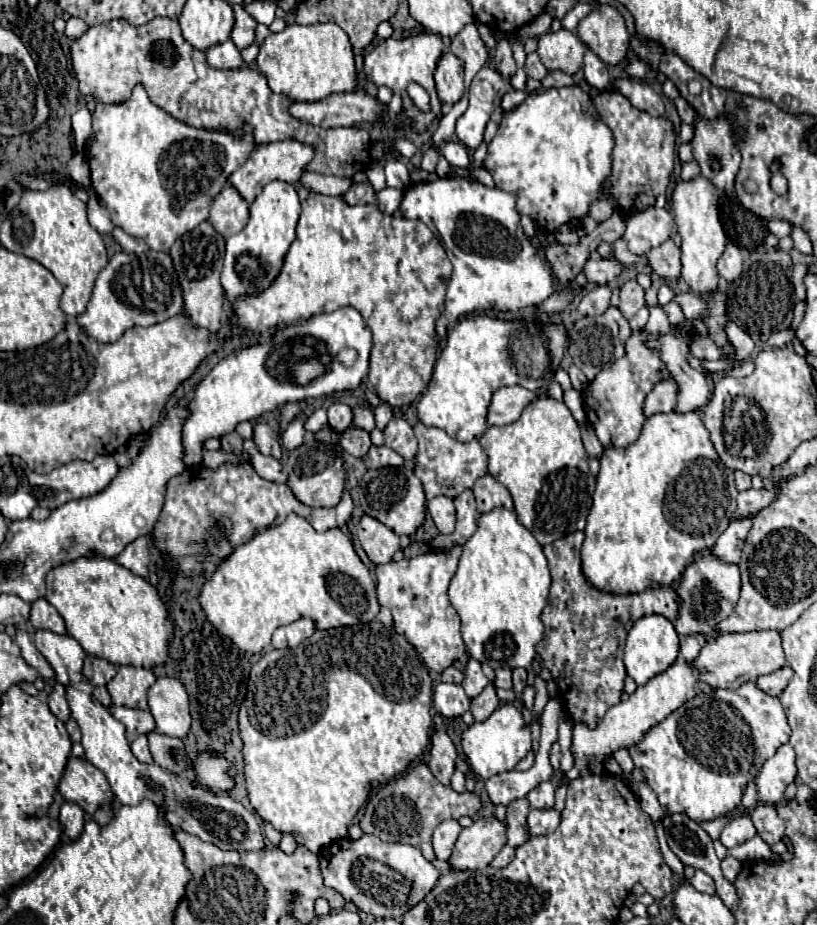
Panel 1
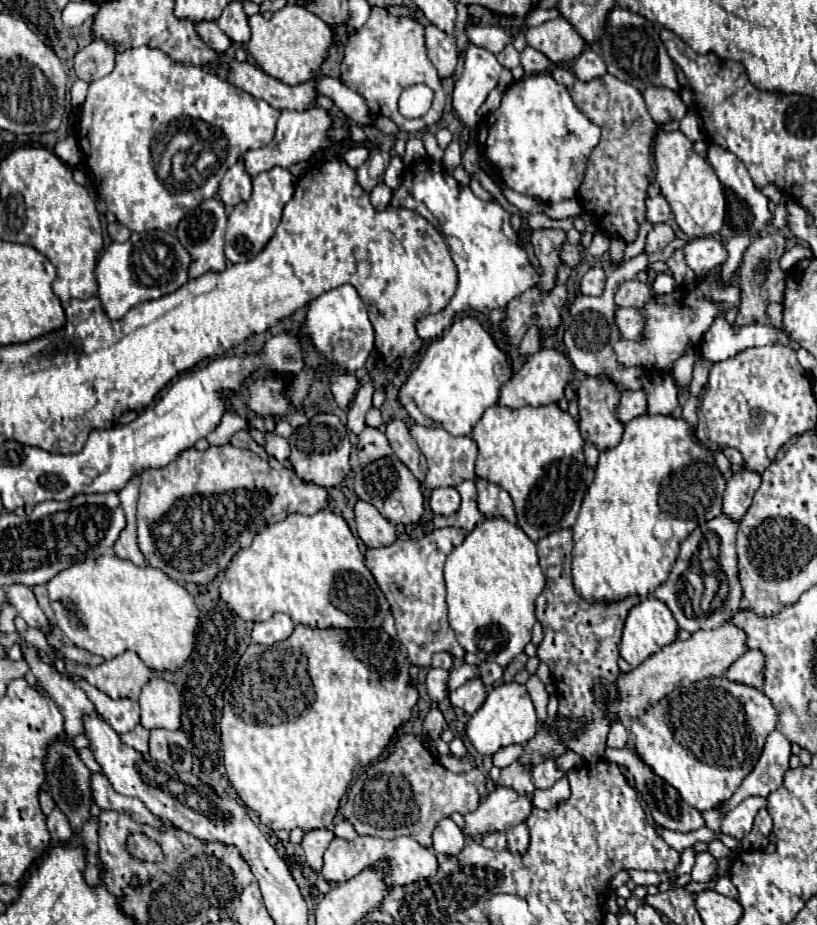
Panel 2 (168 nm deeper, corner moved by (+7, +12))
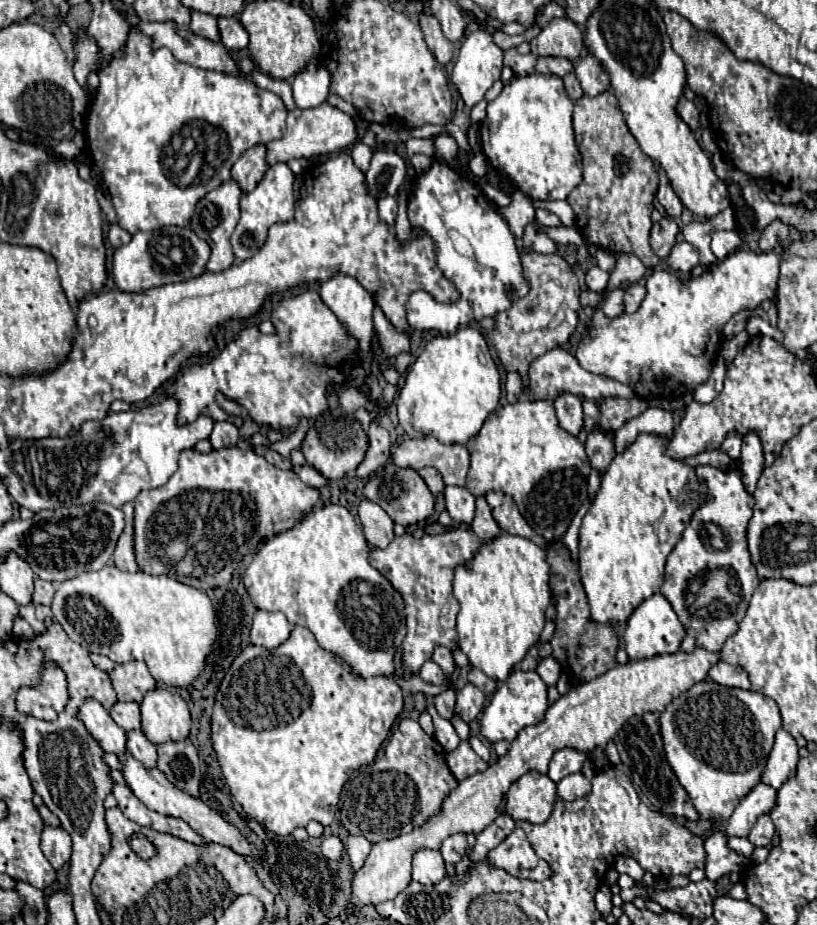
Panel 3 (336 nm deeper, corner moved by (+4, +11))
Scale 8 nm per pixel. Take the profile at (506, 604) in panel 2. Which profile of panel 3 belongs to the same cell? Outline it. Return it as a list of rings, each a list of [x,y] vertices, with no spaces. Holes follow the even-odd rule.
[[[499,532],[499,536],[495,536],[493,540],[481,544],[481,548],[473,554],[469,562],[455,568],[453,596],[461,604],[461,610],[457,614],[459,648],[467,654],[471,666],[481,668],[497,682],[505,682],[513,666],[519,664],[527,650],[539,640],[539,634],[545,626],[545,608],[551,602],[549,566],[545,562],[545,550],[527,538]]]

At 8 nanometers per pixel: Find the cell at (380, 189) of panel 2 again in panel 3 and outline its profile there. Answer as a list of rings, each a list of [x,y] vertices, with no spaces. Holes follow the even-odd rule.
[[[393,196],[379,198],[377,200],[377,206],[379,206],[381,220],[385,220],[385,224],[393,224],[395,222],[395,216],[397,216],[397,202],[395,202],[395,198]]]

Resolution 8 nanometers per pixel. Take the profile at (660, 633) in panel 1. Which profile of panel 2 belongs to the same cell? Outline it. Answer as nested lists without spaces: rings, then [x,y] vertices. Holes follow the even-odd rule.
[[[648,597],[634,605],[628,613],[624,631],[622,631],[622,643],[620,643],[620,655],[632,665],[638,667],[644,659],[654,655],[658,649],[670,645],[678,637],[678,623],[674,621],[670,609],[656,597]]]

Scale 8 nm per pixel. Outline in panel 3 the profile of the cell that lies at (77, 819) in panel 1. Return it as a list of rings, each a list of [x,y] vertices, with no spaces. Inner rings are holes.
[[[45,826],[41,834],[41,850],[51,866],[61,868],[71,856],[71,836],[63,826]]]

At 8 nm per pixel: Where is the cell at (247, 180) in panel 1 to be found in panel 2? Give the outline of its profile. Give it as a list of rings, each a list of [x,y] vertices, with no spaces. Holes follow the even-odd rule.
[[[314,107],[314,109],[306,109],[306,111],[282,111],[272,143],[262,149],[248,151],[244,155],[246,171],[252,177],[256,177],[258,173],[270,171],[276,165],[290,167],[294,163],[308,161],[318,149],[326,149],[332,145],[332,141],[328,139],[328,131],[332,131],[332,129],[334,129],[334,119],[330,117],[330,113],[324,107]]]

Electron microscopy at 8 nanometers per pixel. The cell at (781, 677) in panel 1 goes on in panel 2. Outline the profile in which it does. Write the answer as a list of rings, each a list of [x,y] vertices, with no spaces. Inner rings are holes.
[[[746,651],[740,659],[736,659],[730,669],[724,673],[726,679],[762,689],[764,683],[764,655],[760,651]]]

